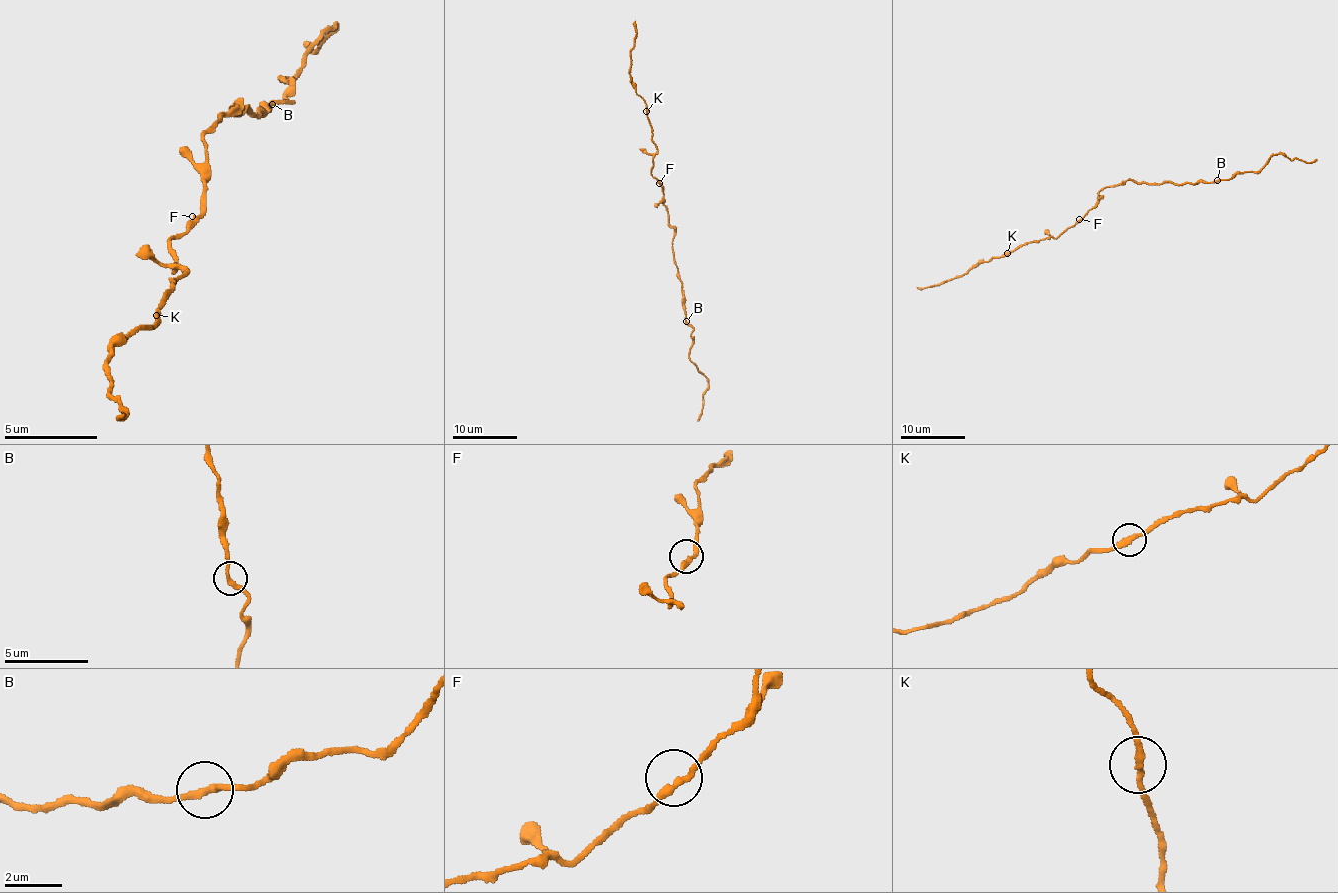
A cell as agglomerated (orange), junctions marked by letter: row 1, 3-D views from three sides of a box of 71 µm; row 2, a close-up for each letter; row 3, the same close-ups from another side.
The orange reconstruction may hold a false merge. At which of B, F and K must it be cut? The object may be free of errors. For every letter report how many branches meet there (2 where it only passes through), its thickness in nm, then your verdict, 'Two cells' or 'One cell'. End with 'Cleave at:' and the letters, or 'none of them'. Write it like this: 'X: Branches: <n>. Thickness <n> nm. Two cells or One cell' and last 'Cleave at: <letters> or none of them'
B: Branches: 2. Thickness 240 nm. One cell
F: Branches: 2. Thickness 240 nm. One cell
K: Branches: 2. Thickness 240 nm. One cell
Cleave at: none of them

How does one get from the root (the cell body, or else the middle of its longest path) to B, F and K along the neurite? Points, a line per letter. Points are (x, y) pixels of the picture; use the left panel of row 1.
B: (216, 122), (235, 104), (230, 108), (235, 113), (244, 108), (249, 113), (263, 113), (272, 104)
F: (216, 122), (202, 136), (206, 141), (206, 206), (197, 216), (192, 216)
K: (216, 122), (202, 136), (206, 211), (169, 244), (174, 272), (188, 272), (155, 314)

